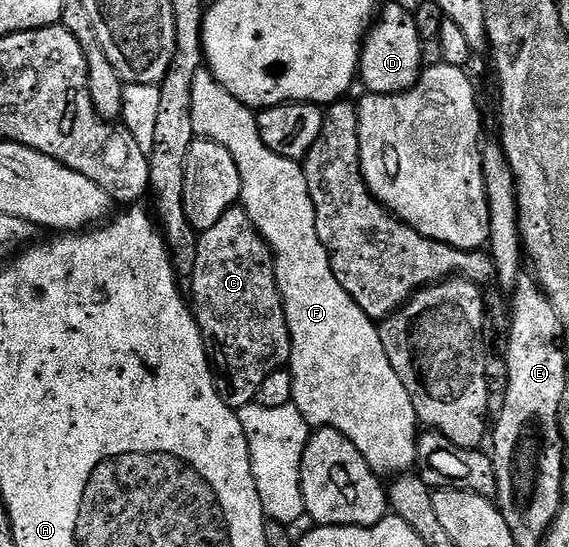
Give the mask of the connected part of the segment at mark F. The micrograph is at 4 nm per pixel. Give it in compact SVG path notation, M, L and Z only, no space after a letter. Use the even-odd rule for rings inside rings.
M206 67L199 71L192 85L192 127L194 128L195 138L220 143L220 147L224 147L230 152L232 159L236 159L236 167L240 171L240 183L242 184L240 207L246 212L248 219L252 219L252 223L260 231L262 238L269 243L270 250L274 252L274 274L276 275L278 290L282 296L282 306L286 312L286 322L290 332L288 368L294 380L292 383L292 395L294 396L292 404L298 408L300 415L304 415L306 422L314 429L335 429L348 439L352 439L356 451L360 451L360 455L364 455L368 467L372 467L375 473L379 475L385 475L385 473L390 473L389 475L409 474L418 464L420 422L414 410L414 404L408 395L408 391L404 391L404 383L400 383L400 375L396 375L396 371L392 371L392 363L388 363L384 343L378 334L378 325L368 315L364 315L364 311L360 311L356 299L352 299L352 295L348 295L348 291L344 291L344 287L340 287L340 279L336 279L336 275L332 271L330 256L324 247L324 243L320 243L320 235L316 231L316 211L312 207L312 195L308 193L308 179L306 178L305 168L299 162L284 159L280 155L276 155L276 151L268 151L268 147L264 147L264 139L260 139L255 110L249 109L244 103L240 103L240 99L236 99L236 95L228 95L226 88L210 74L209 68Z

